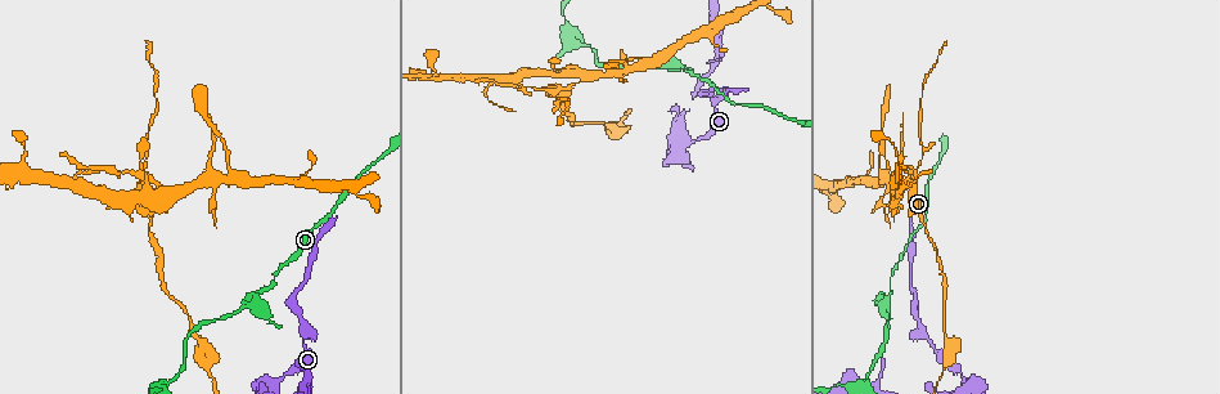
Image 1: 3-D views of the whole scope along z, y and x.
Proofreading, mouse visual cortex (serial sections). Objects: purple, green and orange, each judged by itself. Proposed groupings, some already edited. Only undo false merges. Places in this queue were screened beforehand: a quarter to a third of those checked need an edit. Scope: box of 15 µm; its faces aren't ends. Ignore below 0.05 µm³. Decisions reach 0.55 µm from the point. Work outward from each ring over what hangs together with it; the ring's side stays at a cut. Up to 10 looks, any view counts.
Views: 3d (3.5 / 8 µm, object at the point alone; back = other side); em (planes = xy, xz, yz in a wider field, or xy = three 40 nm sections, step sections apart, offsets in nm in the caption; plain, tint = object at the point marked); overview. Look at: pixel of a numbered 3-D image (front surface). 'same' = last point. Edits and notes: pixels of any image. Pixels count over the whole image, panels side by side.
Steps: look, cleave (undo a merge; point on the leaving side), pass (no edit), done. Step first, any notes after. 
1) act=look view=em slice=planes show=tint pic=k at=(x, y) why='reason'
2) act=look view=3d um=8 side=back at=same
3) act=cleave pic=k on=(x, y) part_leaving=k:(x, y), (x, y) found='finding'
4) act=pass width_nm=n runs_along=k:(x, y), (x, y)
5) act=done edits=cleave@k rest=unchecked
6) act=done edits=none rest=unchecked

act=look view=3d um=3.5 pic=1 at=(922, 328) why='a fork'

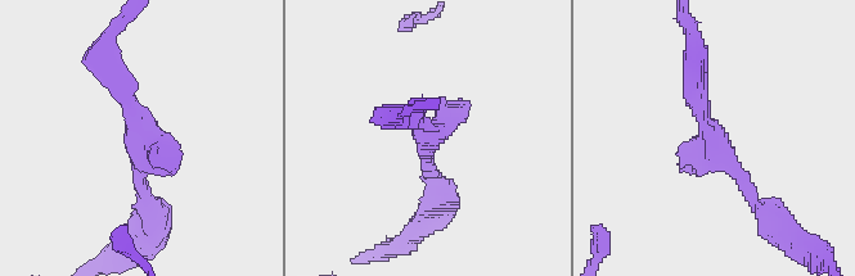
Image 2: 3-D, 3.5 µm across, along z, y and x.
act=look view=em slice=planes show=tint pic=2 at=(716, 140)

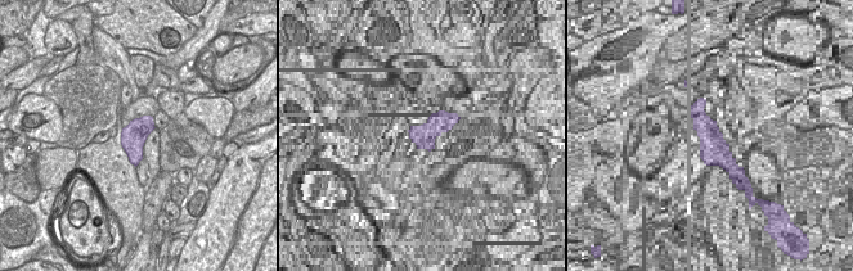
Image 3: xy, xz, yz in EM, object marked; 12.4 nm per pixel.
act=look view=em slice=xy step=1 show=tint at=same

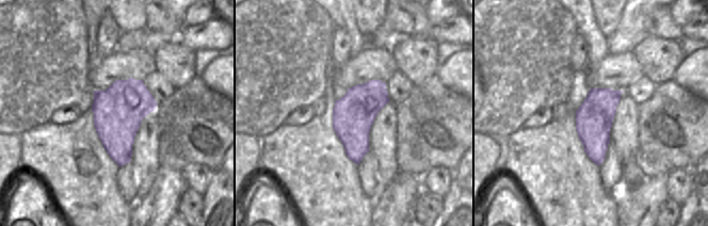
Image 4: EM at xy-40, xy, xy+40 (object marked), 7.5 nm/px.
act=cleave pic=2 on=(444, 122) part_leaving=2:(426, 154), (426, 125), (395, 118) found='two cells meet here'

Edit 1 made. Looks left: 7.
act=look view=em slice=xy step=3 show=tint pic=1 at=(248, 304) why='a fork'

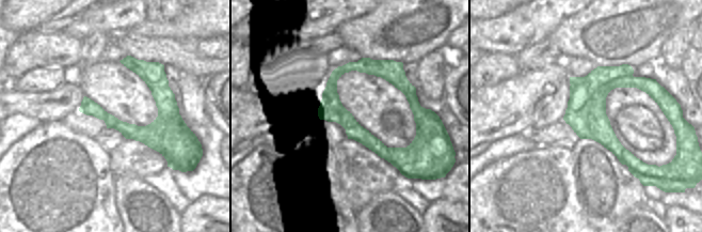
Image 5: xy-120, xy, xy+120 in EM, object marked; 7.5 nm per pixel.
act=look view=3d um=3.5 at=same why='see where the arms go'

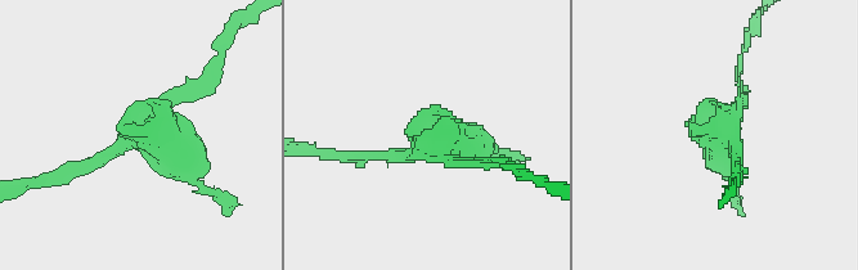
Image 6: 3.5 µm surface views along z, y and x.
act=cleave pic=6 on=(175, 138) border=5:(596, 88), (591, 107), (587, 111) found='a second cell is stuck on'

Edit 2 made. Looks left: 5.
act=look view=em slice=planes show=tint pic=1 at=(563, 104) why='thick turns thin'

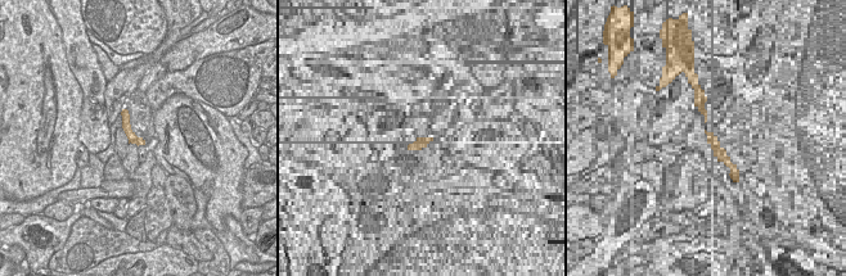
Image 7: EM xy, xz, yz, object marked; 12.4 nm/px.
act=look view=3d um=3.5 at=same

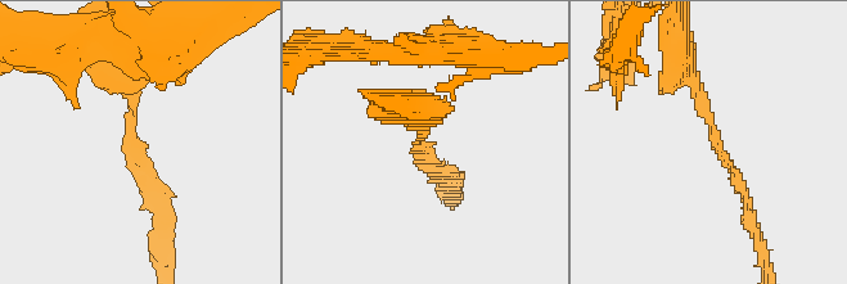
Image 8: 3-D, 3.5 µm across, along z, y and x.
act=pass width_nm=130 runs_along=8:(683, 54), (748, 204) found='all the same cell'

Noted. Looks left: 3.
act=look view=3d um=3.5 pic=1 at=(912, 173) why='a narrow waist'

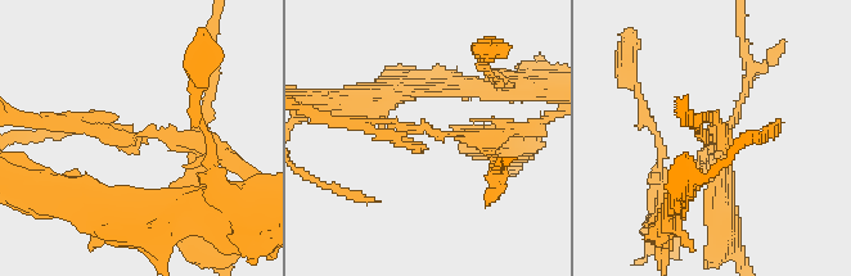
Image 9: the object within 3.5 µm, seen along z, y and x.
act=look view=em slice=xy step=3 show=tint pic=9 at=(159, 133) why='shape alone is not enough'

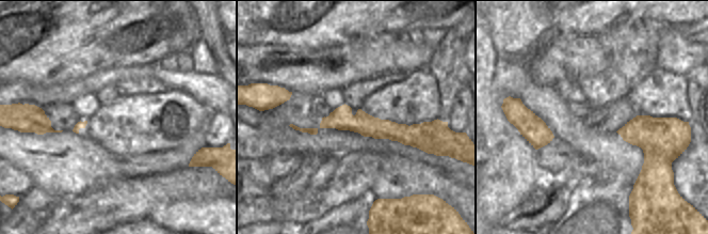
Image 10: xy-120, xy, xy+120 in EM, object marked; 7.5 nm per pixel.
act=look view=em slice=xy step=5 show=tint at=same

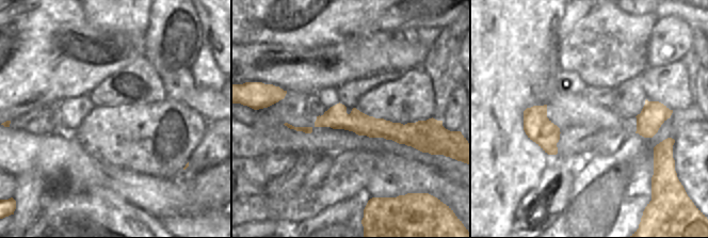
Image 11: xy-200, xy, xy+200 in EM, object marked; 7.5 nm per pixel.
act=cleave pic=9 on=(715, 126) arm_widths_nm=150,200 part_leaving=9:(717, 154), (692, 189), (675, 185) found='two cells meet here'

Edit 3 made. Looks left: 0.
act=done edits=cleave@2,cleave@6,cleave@9 rest=unchecked

